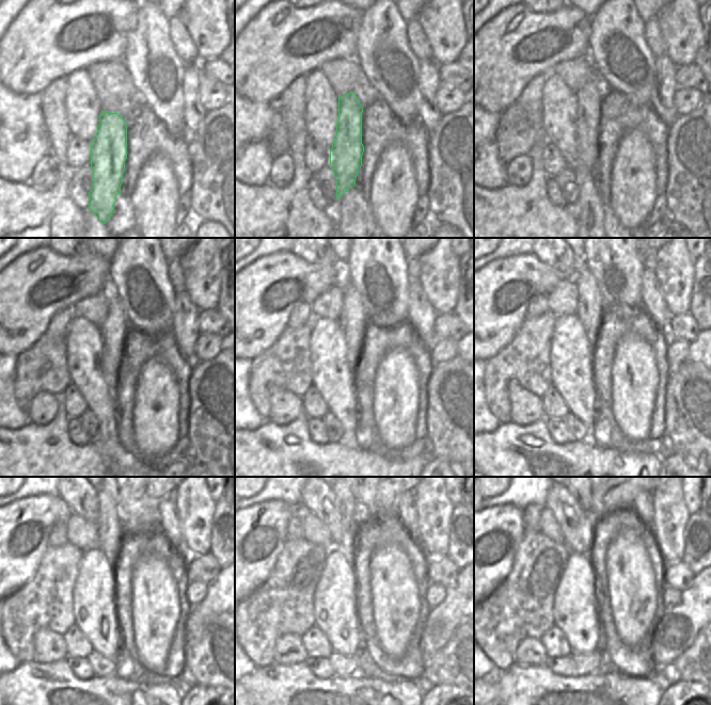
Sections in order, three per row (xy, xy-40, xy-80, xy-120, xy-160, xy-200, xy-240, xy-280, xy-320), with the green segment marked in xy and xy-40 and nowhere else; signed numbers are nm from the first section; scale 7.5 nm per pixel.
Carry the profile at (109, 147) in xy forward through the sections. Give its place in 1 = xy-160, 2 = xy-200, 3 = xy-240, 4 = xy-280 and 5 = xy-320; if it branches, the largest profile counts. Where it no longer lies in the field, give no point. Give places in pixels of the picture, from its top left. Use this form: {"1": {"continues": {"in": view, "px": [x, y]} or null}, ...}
{"1": {"continues": {"in": "xy-160", "px": [352, 319]}}, "2": {"continues": {"in": "xy-200", "px": [589, 311]}}, "3": {"continues": {"in": "xy-240", "px": [109, 531]}}, "4": {"continues": {"in": "xy-280", "px": [352, 537]}}, "5": {"continues": {"in": "xy-320", "px": [584, 499]}}}

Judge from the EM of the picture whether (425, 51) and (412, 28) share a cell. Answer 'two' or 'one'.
one

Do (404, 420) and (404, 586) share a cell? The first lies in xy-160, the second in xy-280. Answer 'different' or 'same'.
same

